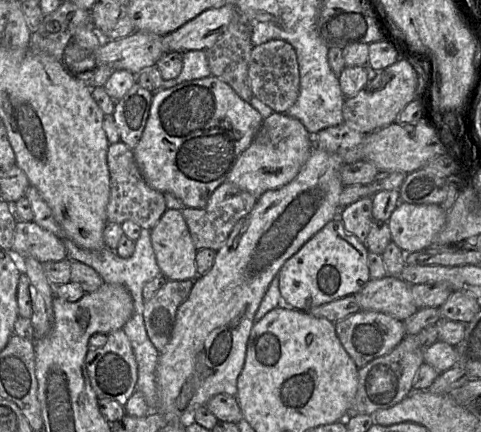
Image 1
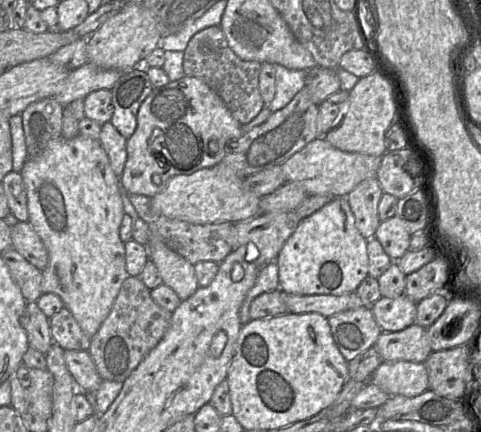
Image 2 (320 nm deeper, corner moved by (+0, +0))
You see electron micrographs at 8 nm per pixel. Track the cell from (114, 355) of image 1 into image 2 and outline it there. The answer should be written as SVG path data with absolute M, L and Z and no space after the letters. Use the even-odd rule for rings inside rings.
M65 350L64 359L78 391L83 391L85 394L94 394L103 379L98 374L89 352Z

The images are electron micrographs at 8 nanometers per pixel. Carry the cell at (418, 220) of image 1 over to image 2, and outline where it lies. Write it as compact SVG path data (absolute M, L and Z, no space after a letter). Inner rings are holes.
M397 215L381 221L375 237L381 243L385 253L398 260L408 251L411 235L405 227L405 222Z

